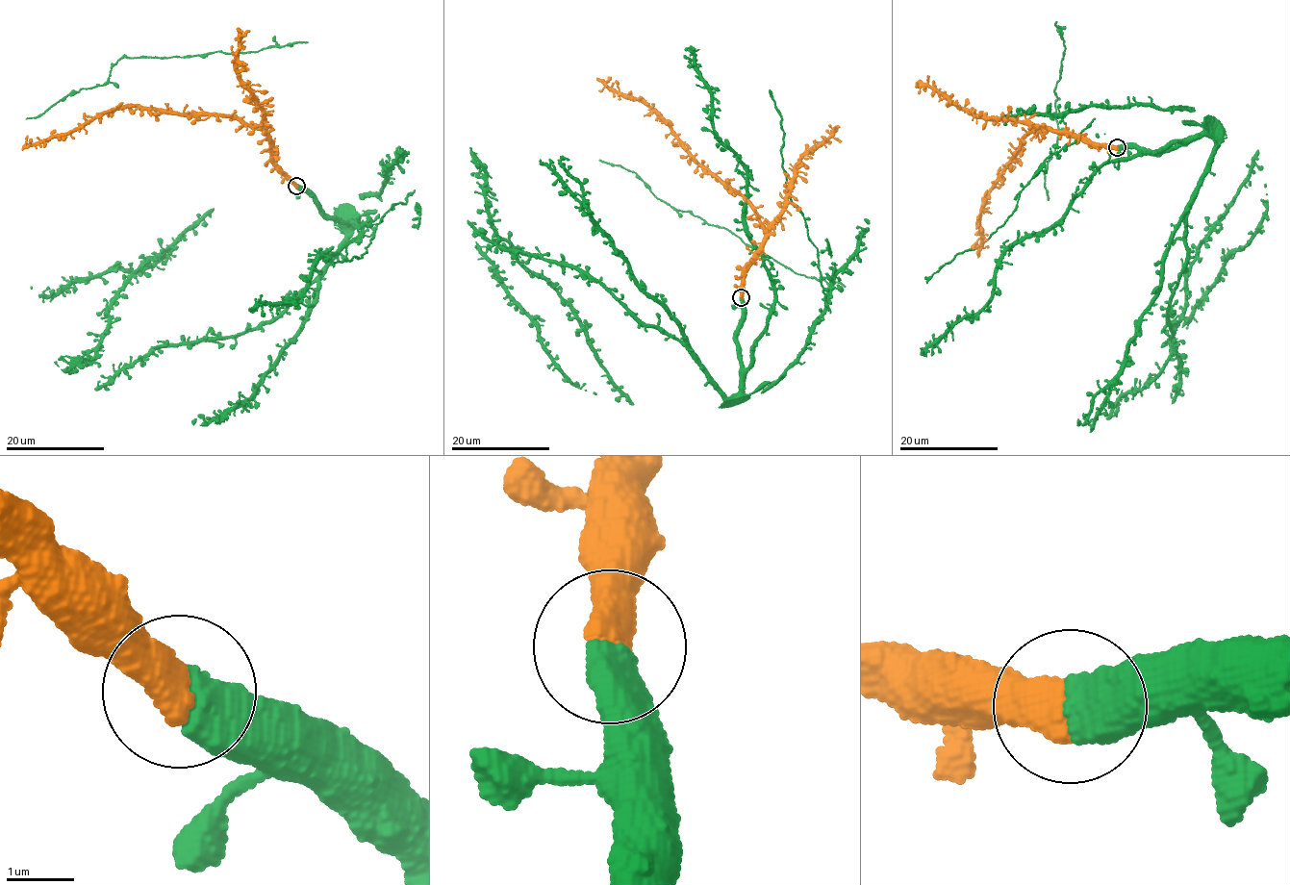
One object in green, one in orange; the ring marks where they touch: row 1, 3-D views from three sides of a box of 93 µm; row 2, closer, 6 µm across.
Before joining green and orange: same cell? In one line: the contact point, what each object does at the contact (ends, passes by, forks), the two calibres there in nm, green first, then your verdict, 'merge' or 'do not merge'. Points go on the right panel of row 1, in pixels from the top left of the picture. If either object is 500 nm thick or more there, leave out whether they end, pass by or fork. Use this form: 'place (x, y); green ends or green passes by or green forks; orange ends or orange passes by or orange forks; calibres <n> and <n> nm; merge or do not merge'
place (1117, 147); calibres 600 and 600 nm; merge

